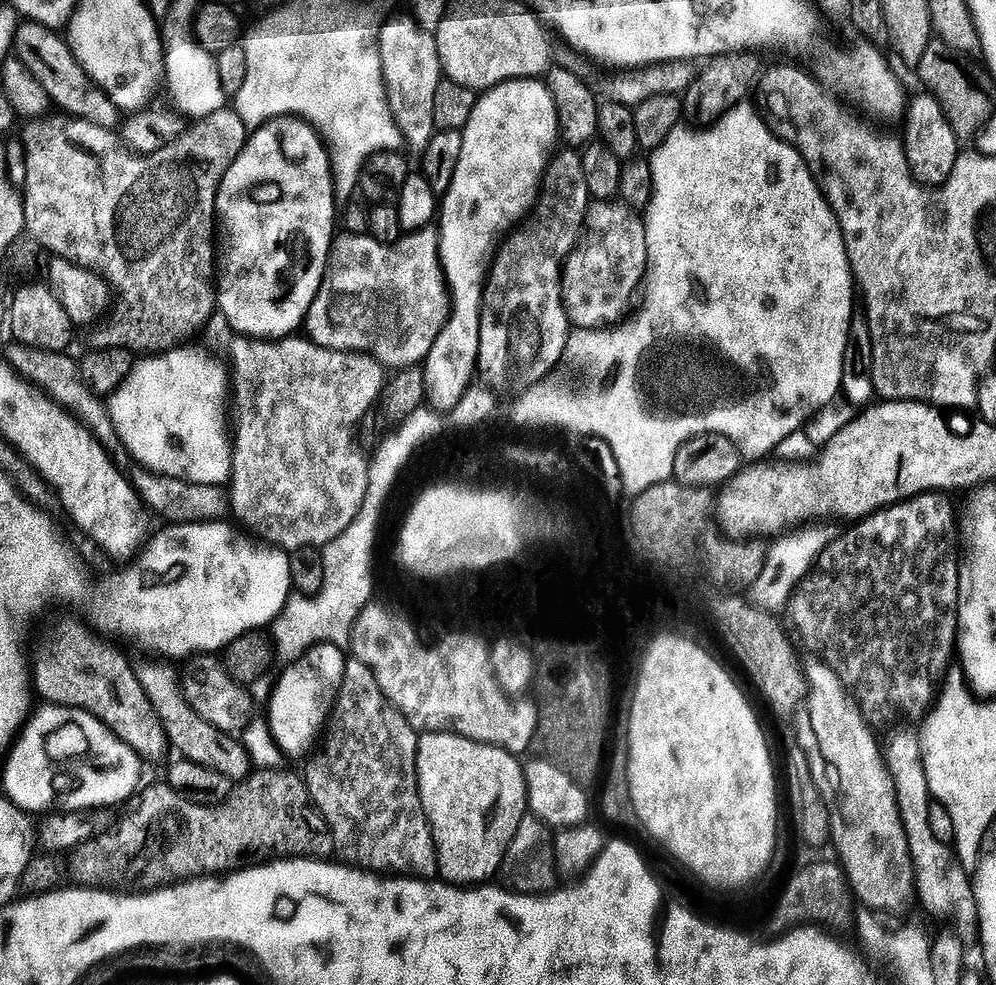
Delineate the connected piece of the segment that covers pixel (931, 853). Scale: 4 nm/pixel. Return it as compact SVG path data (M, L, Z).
M895 728L889 736L891 738L888 746L886 744L886 763L895 782L896 797L911 850L911 860L913 866L920 866L919 872L915 874L916 884L922 884L918 892L924 892L926 898L923 909L934 914L944 911L948 914L953 913L959 902L964 901L965 897L973 896L973 885L959 855L949 843L947 845L942 842L931 827L933 801L928 774L925 772L921 733L910 728Z

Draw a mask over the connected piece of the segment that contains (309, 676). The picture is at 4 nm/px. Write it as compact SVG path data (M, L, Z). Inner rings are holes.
M321 643L293 659L287 665L289 668L284 673L279 673L272 690L272 699L266 705L266 721L285 757L307 757L313 751L312 743L321 739L332 709L336 706L336 695L340 693L344 681L344 671L348 665L344 653L343 647Z

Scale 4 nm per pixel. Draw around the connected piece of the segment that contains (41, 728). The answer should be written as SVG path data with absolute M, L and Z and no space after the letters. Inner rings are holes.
M50 703L40 707L27 717L7 753L3 792L7 799L29 814L55 808L80 814L83 808L108 808L137 795L142 757L129 744L86 710ZM50 714L54 728L50 728ZM38 742L46 744L36 756Z

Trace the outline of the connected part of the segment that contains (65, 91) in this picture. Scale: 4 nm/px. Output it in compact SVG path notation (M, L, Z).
M25 21L19 25L16 33L16 56L37 78L45 95L50 96L61 107L61 111L73 116L82 116L85 120L103 125L104 128L115 129L122 120L120 109L103 88L85 72L83 63L75 51L71 51L59 36L57 31L39 22Z

